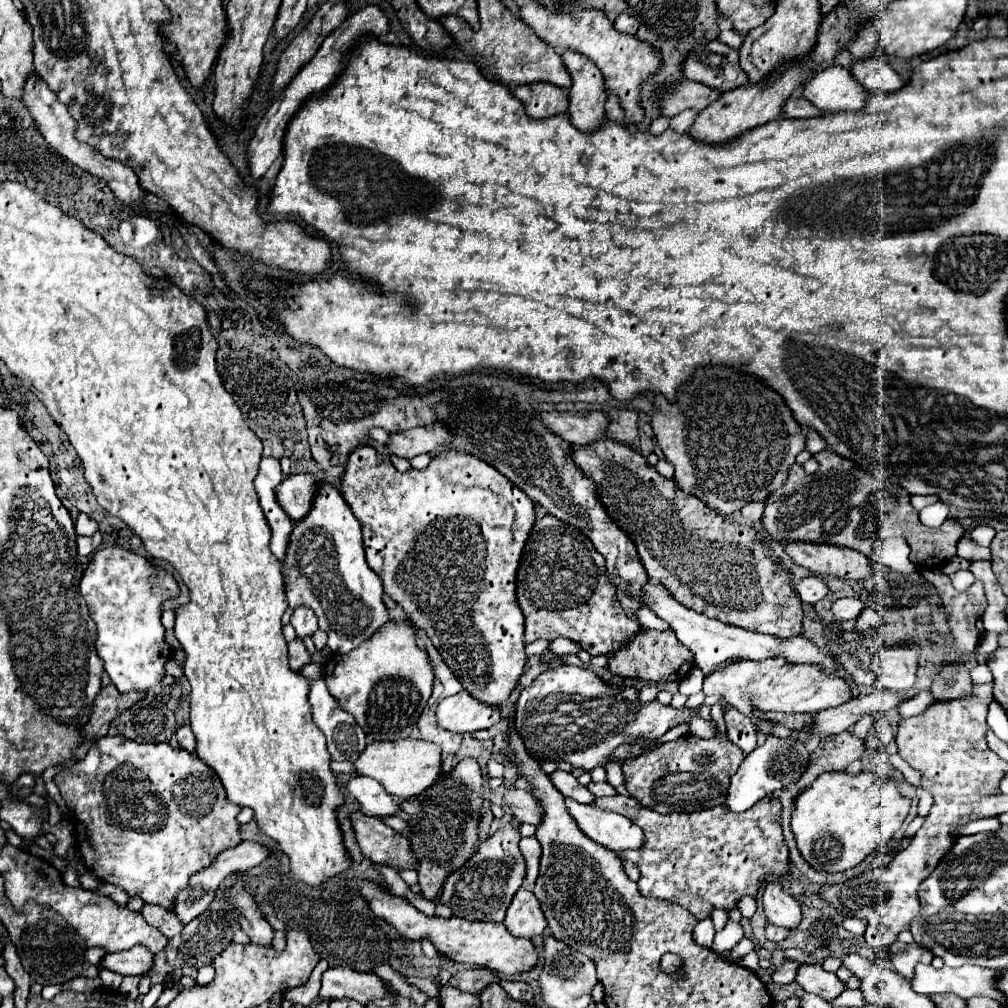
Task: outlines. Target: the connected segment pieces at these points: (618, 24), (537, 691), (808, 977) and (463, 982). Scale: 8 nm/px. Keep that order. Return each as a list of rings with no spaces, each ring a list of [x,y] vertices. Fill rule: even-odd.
[[[619,14],[613,24],[615,24],[615,30],[625,32],[625,34],[635,34],[639,28],[637,20],[633,20],[633,16],[629,16],[629,14]]]
[[[555,666],[549,668],[547,672],[543,672],[531,686],[523,688],[517,700],[517,716],[515,716],[515,728],[521,734],[529,754],[533,758],[541,760],[565,760],[569,762],[573,768],[583,768],[583,770],[593,770],[595,766],[603,766],[605,758],[621,744],[627,744],[635,738],[657,738],[661,734],[665,734],[669,728],[677,726],[677,724],[687,724],[691,714],[699,712],[703,718],[711,720],[709,716],[709,706],[699,706],[695,710],[685,710],[685,708],[671,708],[671,706],[663,706],[659,702],[651,702],[651,704],[641,704],[639,702],[639,694],[633,688],[623,690],[621,688],[621,698],[617,698],[617,690],[607,686],[603,680],[597,678],[597,674],[589,668],[577,668],[577,666]],[[549,694],[561,694],[567,698],[567,702],[535,702],[541,700]]]
[[[801,964],[799,966],[795,982],[803,990],[813,992],[813,994],[825,998],[827,1002],[833,1000],[835,996],[839,996],[845,990],[843,982],[835,974],[825,972],[821,966],[811,966],[811,964]]]
[[[469,968],[453,974],[445,986],[479,996],[483,988],[487,988],[491,982],[495,982],[495,974],[489,968]]]

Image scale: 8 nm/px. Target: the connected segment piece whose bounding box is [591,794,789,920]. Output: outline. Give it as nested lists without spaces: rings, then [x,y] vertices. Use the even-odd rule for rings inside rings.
[[[629,796],[597,798],[591,806],[627,816],[643,828],[647,846],[641,852],[621,852],[621,860],[633,862],[641,870],[639,892],[663,898],[689,910],[697,920],[709,916],[713,908],[735,908],[739,896],[755,896],[767,874],[785,878],[789,872],[789,848],[781,834],[781,804],[773,796],[761,798],[753,808],[735,814],[723,826],[723,806],[693,814],[657,814],[641,808]],[[723,874],[727,878],[723,878]]]

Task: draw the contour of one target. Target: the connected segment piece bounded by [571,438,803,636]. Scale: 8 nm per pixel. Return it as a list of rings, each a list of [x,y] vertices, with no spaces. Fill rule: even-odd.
[[[611,438],[595,440],[587,446],[573,448],[571,458],[597,486],[599,500],[605,506],[609,518],[637,546],[647,576],[659,580],[677,602],[699,614],[751,632],[773,636],[803,634],[801,600],[797,600],[797,594],[791,588],[791,578],[781,570],[777,560],[771,558],[769,544],[763,544],[751,526],[739,526],[729,518],[719,516],[703,500],[681,492],[671,478],[663,478],[643,454],[635,452],[627,444],[619,444]]]

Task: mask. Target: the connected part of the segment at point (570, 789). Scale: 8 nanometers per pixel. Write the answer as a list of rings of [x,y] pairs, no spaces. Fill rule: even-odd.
[[[555,770],[551,774],[551,782],[553,786],[567,798],[573,798],[577,802],[583,802],[583,804],[591,804],[595,798],[593,794],[585,788],[585,786],[579,786],[577,778],[571,774],[571,772],[563,772],[563,770]]]

